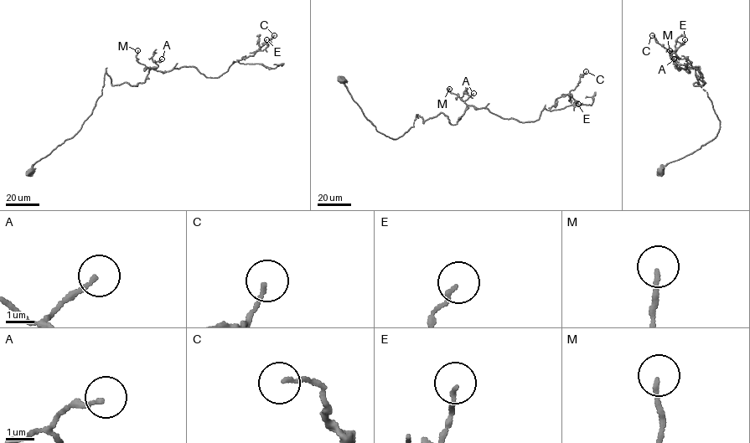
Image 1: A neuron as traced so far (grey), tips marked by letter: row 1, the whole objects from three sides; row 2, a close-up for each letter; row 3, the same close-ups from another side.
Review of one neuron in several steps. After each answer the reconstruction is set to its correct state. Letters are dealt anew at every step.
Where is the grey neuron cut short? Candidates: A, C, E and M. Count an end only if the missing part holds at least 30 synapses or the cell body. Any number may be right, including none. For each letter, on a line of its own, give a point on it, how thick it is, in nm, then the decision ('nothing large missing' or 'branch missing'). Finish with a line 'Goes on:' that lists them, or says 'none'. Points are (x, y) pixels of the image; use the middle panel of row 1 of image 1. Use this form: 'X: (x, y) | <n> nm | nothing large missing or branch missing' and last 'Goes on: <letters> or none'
A: (473, 93) | 130 nm | nothing large missing
C: (586, 71) | 120 nm | nothing large missing
E: (578, 104) | 140 nm | nothing large missing
M: (449, 89) | 140 nm | nothing large missing
Goes on: none

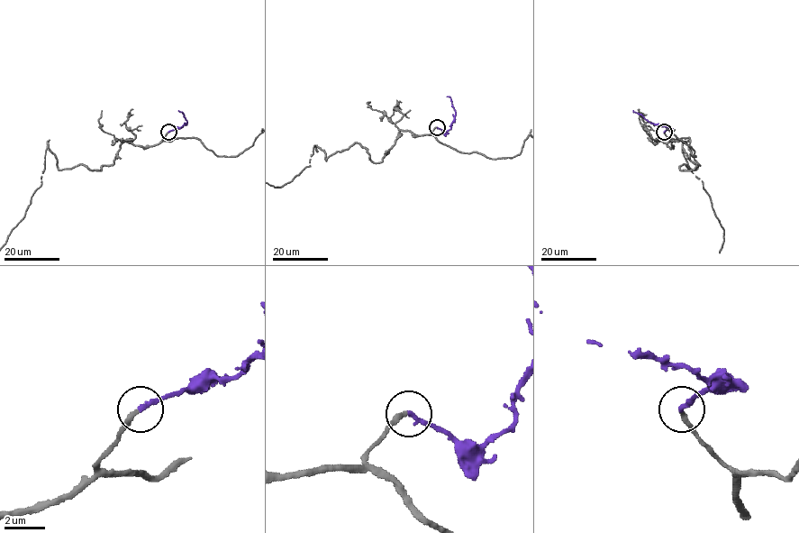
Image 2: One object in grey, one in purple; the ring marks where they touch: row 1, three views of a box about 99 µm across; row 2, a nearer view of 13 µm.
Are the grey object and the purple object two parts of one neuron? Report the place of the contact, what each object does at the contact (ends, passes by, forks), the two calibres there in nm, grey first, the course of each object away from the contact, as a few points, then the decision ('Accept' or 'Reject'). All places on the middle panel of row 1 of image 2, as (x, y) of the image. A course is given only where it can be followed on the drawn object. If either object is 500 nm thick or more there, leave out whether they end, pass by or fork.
Place: (437, 127). At the ring grey ends. At the ring purple ends. Thickness 240 nm (grey) against 240 nm. Course of grey: (436, 127), (399, 132), (378, 162), (355, 142), (326, 160), (313, 146), (276, 187). Course of purple: (437, 127), (447, 132), (456, 114), (450, 98), (447, 96). Accept

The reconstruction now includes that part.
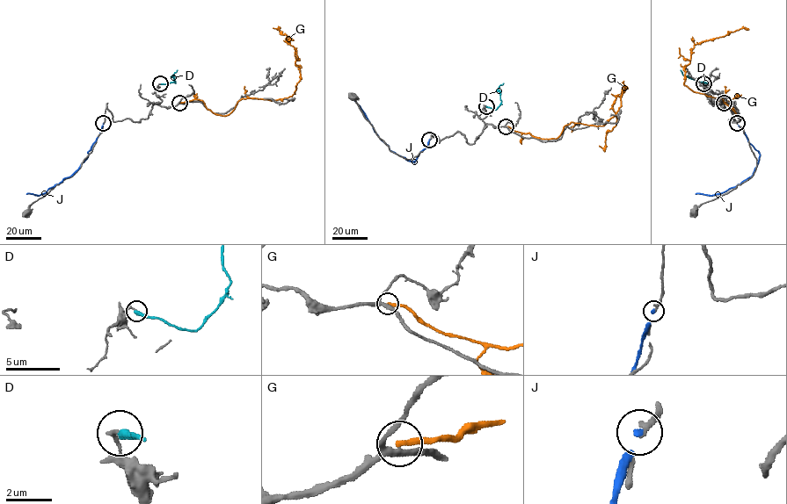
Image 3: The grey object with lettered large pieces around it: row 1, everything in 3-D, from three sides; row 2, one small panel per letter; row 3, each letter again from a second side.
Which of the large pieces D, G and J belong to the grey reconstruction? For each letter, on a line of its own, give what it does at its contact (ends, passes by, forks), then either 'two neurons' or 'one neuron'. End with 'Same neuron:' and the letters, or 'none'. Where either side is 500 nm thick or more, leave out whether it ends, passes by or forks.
D: it ends there; two neurons
G: it ends there; two neurons
J: it ends there; two neurons
Same neuron: none

